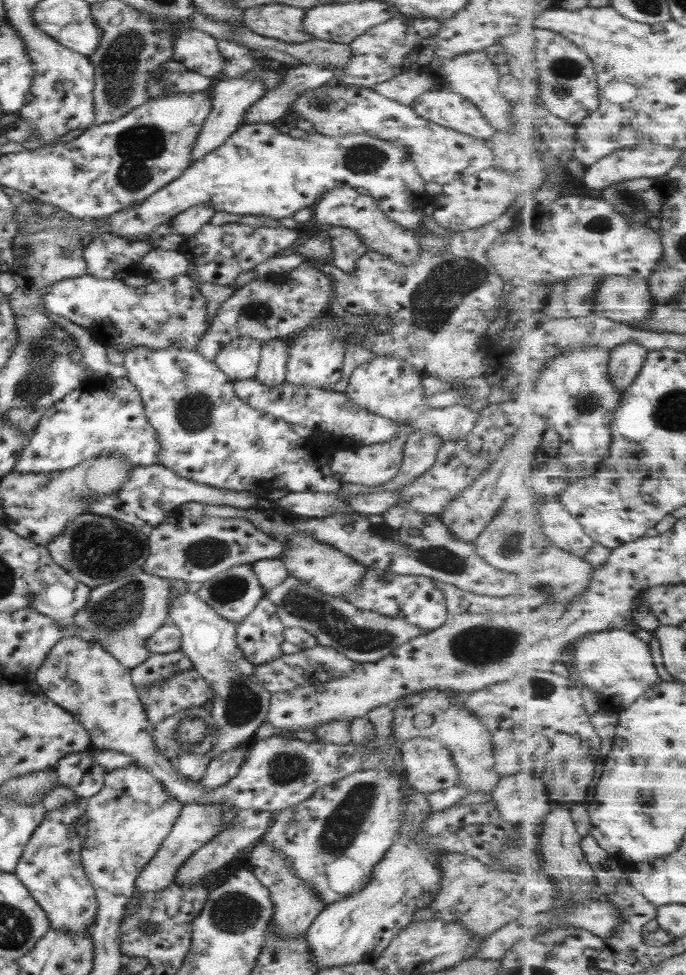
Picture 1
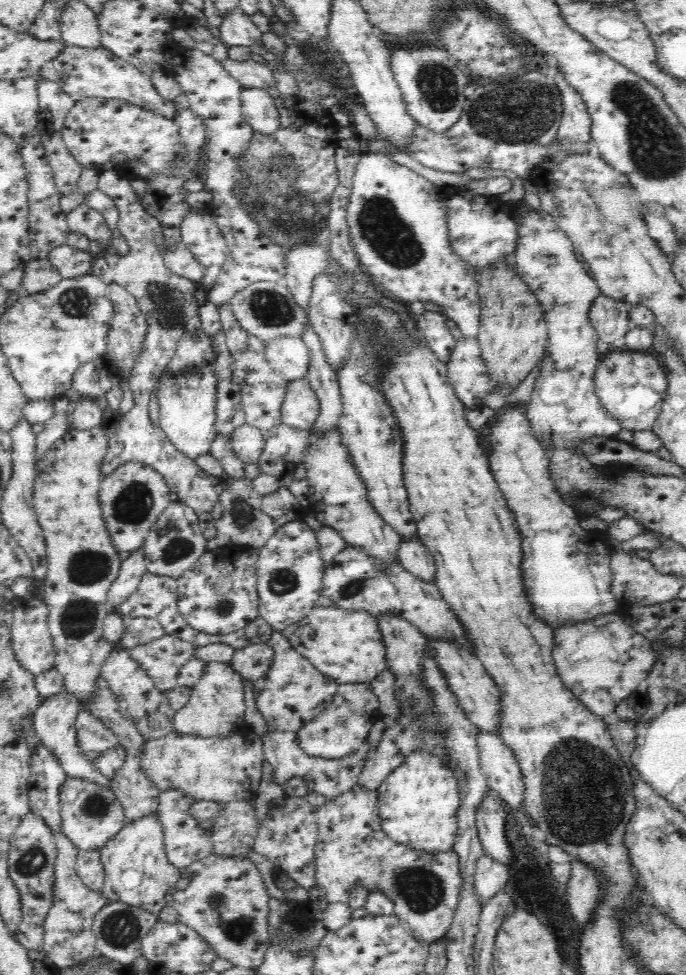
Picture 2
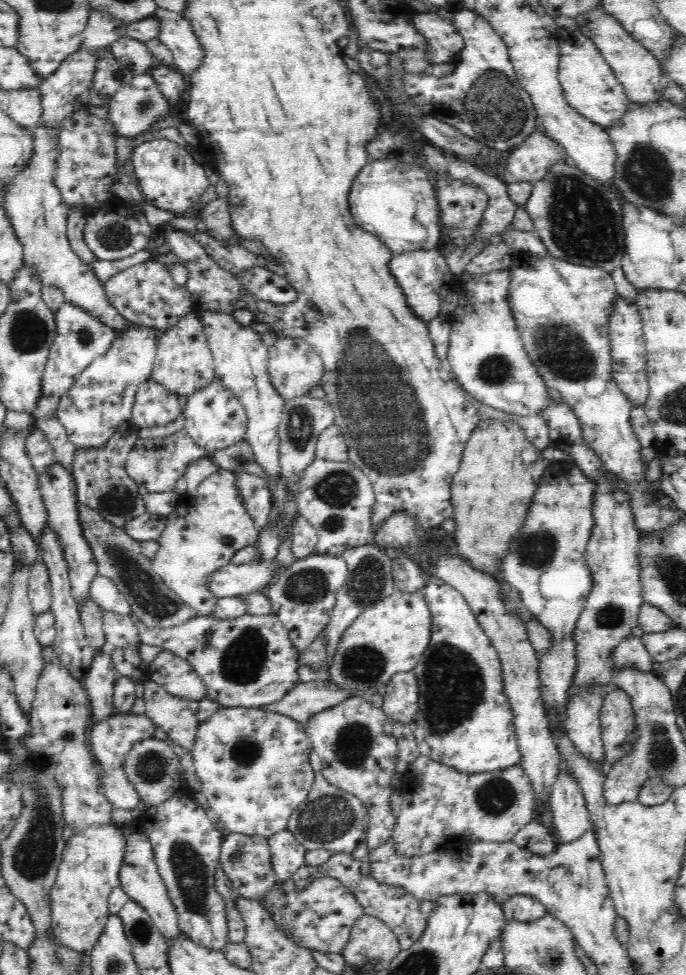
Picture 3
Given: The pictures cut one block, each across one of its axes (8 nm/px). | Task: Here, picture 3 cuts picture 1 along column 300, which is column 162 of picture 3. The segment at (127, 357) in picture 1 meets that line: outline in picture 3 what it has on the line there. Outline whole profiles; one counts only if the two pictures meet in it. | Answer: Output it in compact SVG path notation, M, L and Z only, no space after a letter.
M182 430L166 437L139 438L129 452L125 469L130 478L135 480L138 485L144 486L149 493L170 493L175 490L178 479L184 474L186 466L204 456L204 449L196 445L194 440L186 436Z

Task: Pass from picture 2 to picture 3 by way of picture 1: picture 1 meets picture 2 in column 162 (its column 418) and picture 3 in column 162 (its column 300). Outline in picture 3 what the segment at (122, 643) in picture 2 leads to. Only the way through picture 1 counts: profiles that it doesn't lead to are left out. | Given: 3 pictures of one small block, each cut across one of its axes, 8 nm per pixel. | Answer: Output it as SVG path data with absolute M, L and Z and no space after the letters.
M79 504L79 517L86 541L89 542L97 562L97 574L111 578L131 608L132 620L142 622L150 628L170 628L178 626L190 618L196 617L194 609L182 602L182 599L169 589L154 572L151 558L142 554L138 541L134 541L123 528L118 528L98 516L94 509Z

